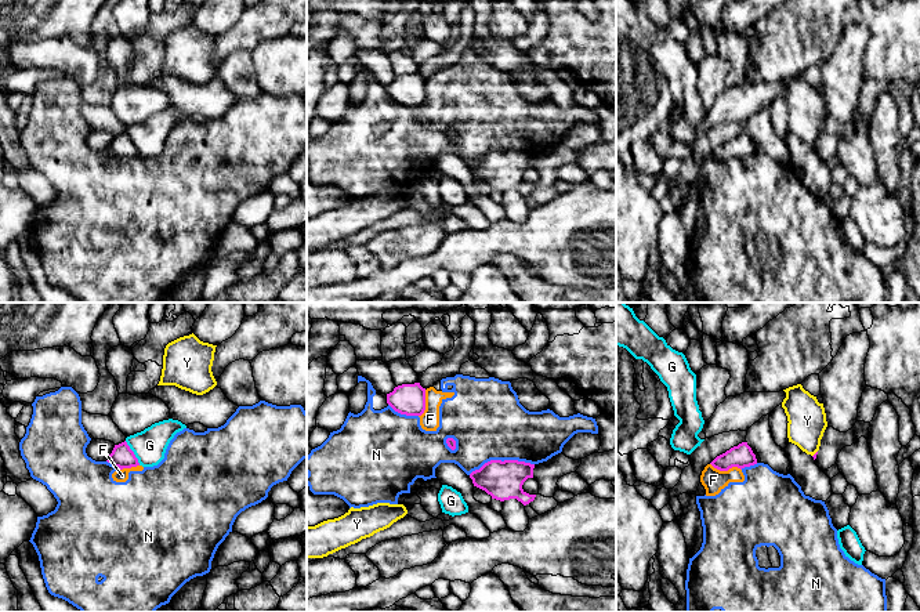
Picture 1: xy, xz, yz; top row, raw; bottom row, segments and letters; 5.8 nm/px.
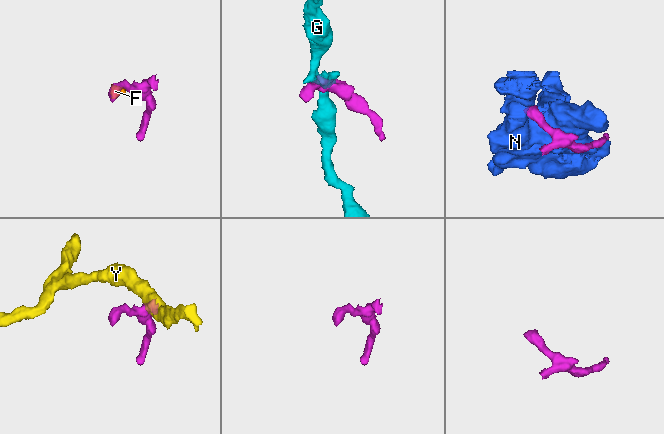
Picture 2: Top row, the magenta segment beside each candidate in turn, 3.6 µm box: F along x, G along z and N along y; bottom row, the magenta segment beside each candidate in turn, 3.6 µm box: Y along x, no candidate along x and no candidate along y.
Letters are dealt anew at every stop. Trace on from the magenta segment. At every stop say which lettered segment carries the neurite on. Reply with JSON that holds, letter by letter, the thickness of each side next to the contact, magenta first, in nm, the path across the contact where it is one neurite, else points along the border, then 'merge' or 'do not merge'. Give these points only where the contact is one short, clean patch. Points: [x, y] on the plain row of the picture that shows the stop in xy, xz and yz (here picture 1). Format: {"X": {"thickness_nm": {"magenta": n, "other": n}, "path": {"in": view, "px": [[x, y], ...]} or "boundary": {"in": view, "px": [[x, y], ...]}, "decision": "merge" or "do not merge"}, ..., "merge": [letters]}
{"F": {"thickness_nm": {"magenta": 140, "other": 140}, "boundary": {"in": "yz", "px": [[710, 154], [720, 160], [732, 158], [741, 160]]}, "decision": "do not merge"}, "G": {"thickness_nm": {"magenta": 140, "other": 190}, "decision": "do not merge"}, "N": {"thickness_nm": {"magenta": 220, "other": 440}, "decision": "do not merge"}, "Y": {"thickness_nm": {"magenta": 20, "other": 220}, "boundary": {"in": "yz", "px": [[817, 141], [812, 147]]}, "decision": "do not merge"}, "merge": []}

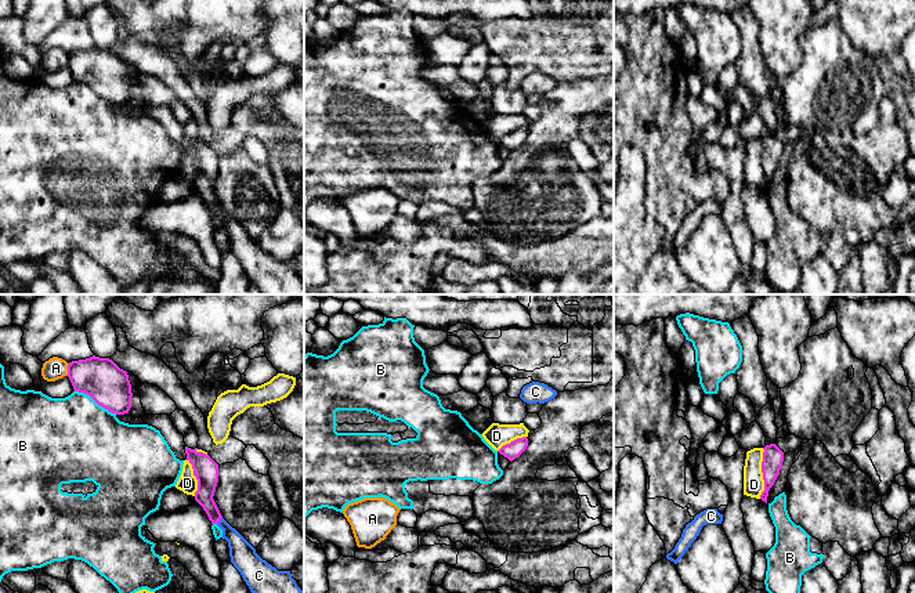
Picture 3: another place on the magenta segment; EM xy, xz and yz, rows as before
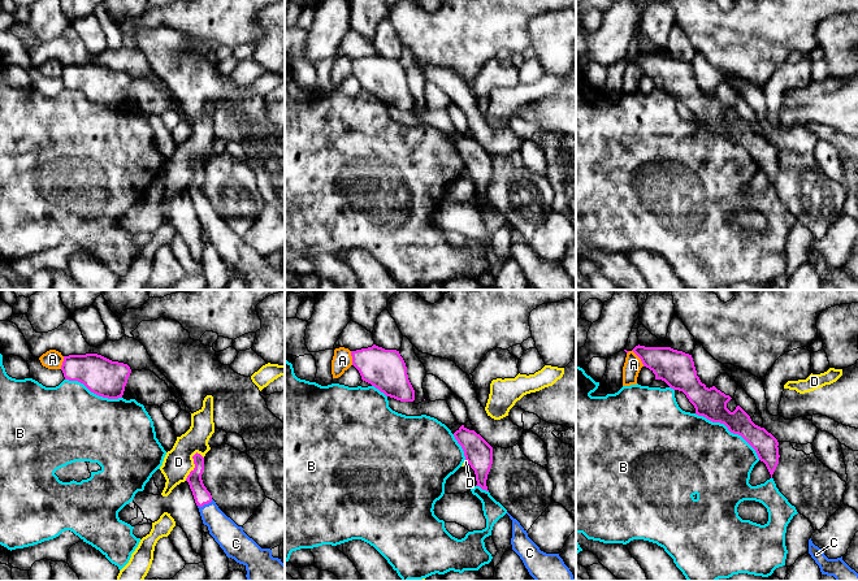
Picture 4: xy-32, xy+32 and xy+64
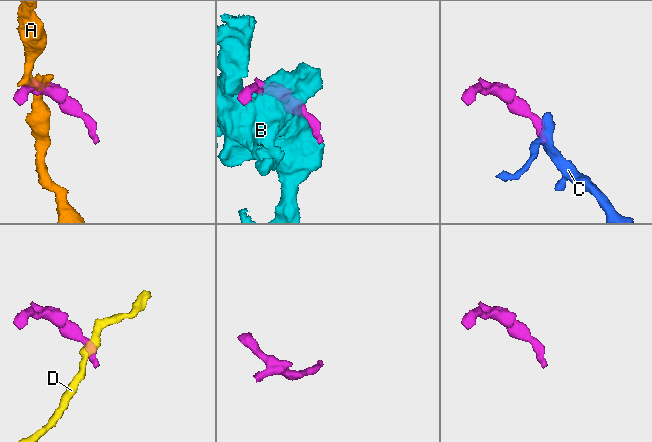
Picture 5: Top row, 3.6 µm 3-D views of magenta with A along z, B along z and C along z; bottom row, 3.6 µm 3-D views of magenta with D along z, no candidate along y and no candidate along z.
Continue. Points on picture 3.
{"A": {"thickness_nm": {"magenta": 240, "other": 130}, "decision": "do not merge"}, "B": {"thickness_nm": {"magenta": 240, "other": 480}, "decision": "do not merge"}, "C": {"thickness_nm": {"magenta": 120, "other": 150}, "path": {"in": "xy", "px": [[208, 169], [208, 194], [219, 210], [235, 230], [242, 243]]}, "decision": "merge"}, "D": {"thickness_nm": {"magenta": 120, "other": 130}, "boundary": {"in": "yz", "px": [[763, 138], [763, 181], [759, 188]]}, "decision": "do not merge"}, "merge": ["C"]}

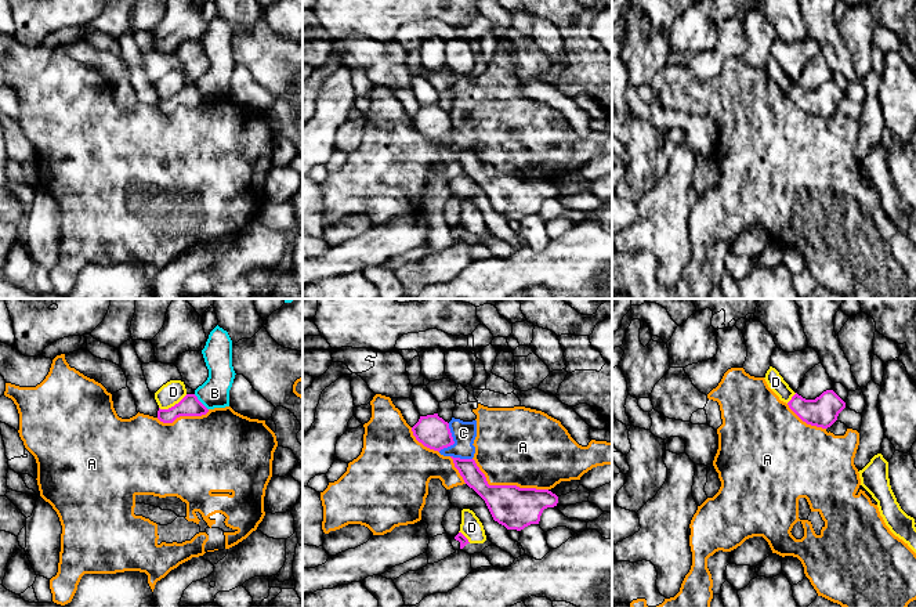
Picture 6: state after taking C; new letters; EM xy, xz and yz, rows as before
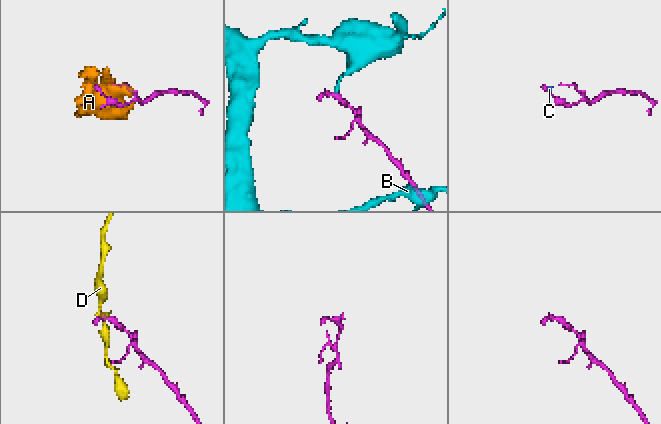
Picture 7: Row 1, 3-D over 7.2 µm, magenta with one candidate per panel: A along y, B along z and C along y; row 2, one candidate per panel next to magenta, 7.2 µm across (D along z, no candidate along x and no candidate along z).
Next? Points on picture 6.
{"A": {"thickness_nm": {"magenta": 240, "other": 460}, "decision": "do not merge"}, "B": {"thickness_nm": {"magenta": 120, "other": 180}, "boundary": {"in": "xy", "px": [[194, 85], [207, 100]]}, "decision": "do not merge"}, "C": {"thickness_nm": {"magenta": 190, "other": 140}, "boundary": {"in": "xz", "px": [[449, 114], [453, 133], [438, 141]]}, "decision": "do not merge"}, "D": {"thickness_nm": {"magenta": 120, "other": 140}, "decision": "do not merge"}, "merge": []}

